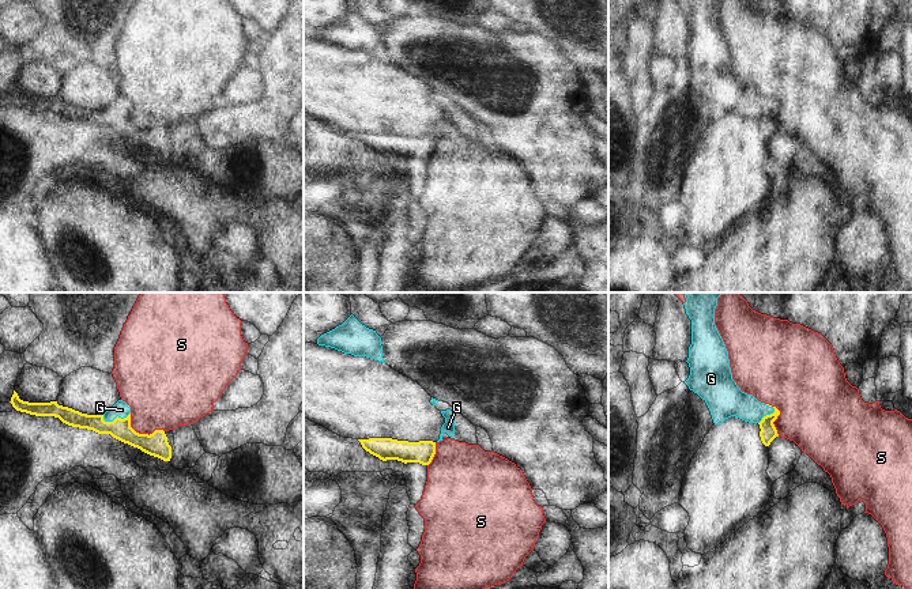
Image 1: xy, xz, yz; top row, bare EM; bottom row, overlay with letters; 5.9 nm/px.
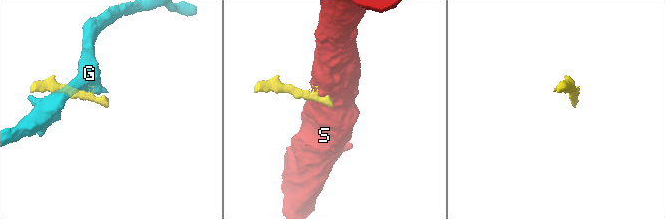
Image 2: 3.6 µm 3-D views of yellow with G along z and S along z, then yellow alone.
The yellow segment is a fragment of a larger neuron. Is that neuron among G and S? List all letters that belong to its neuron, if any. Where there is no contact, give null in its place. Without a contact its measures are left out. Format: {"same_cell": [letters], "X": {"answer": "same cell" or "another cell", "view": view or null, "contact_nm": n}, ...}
{"same_cell": ["G"], "G": {"answer": "same cell", "view": "xy", "contact_nm": 170}, "S": {"answer": "another cell", "view": "xy", "contact_nm": 240}}

